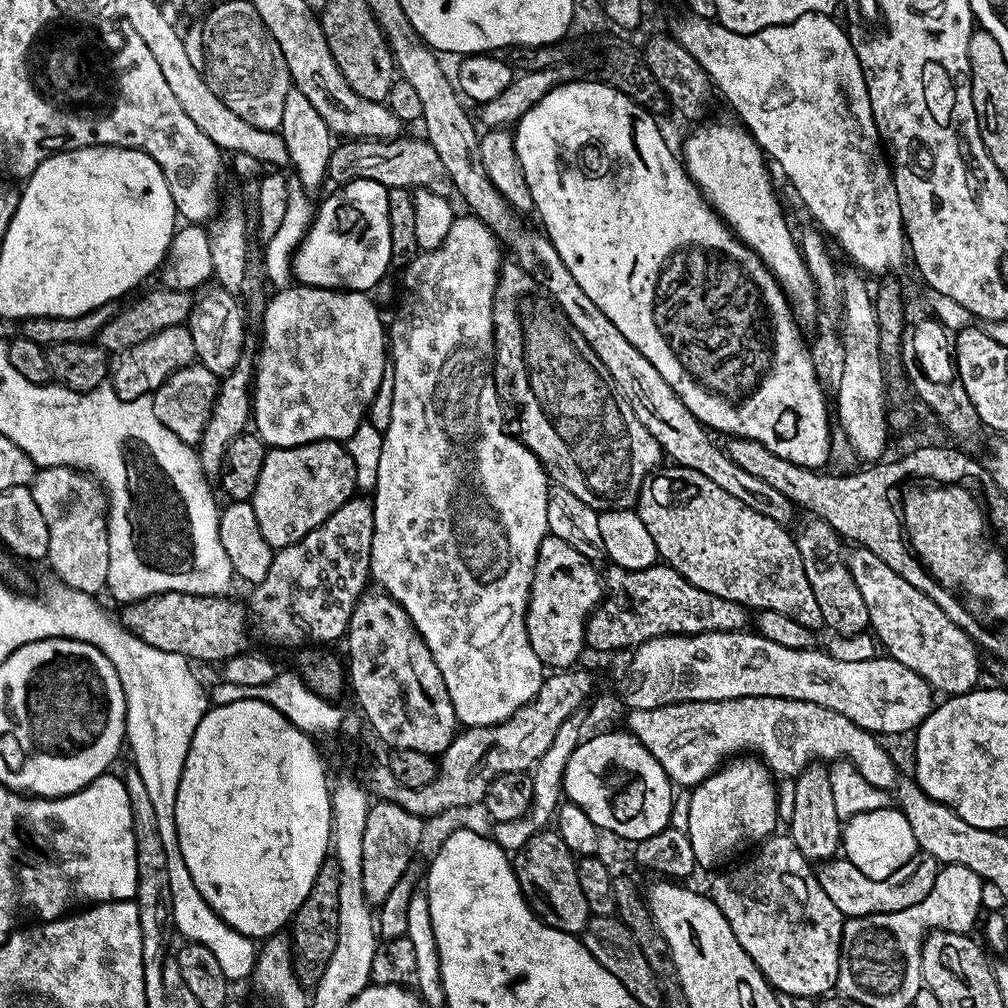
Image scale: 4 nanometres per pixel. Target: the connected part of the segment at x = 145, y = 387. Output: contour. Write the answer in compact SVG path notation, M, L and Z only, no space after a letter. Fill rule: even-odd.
M184 324L166 326L166 330L158 330L154 338L146 338L146 342L138 342L138 346L130 346L130 350L122 350L111 357L108 369L110 386L123 400L133 400L143 396L151 396L178 370L197 363L194 350L194 338L190 338L190 330Z

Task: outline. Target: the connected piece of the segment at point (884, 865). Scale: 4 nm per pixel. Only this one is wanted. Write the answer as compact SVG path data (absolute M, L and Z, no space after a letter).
M892 806L849 816L842 828L843 855L851 864L858 866L858 870L862 870L866 878L890 878L890 874L894 874L894 870L898 870L911 856L915 856L917 851L910 822L903 812Z

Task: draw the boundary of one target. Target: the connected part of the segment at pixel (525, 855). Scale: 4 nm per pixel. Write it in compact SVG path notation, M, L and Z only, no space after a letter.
M556 830L534 834L524 846L514 853L514 867L524 901L532 907L532 913L544 924L563 932L583 933L590 913L588 903L578 883L577 857L567 848L566 842Z

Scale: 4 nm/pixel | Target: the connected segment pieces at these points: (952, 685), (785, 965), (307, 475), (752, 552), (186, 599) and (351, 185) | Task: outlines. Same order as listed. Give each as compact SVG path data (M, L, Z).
M859 546L847 553L848 569L866 602L868 623L876 631L885 653L902 662L914 674L918 674L929 685L945 697L961 696L981 683L980 656L972 639L938 607L930 597L922 594L902 574L894 574L878 554Z
M780 835L769 836L755 849L757 852L749 860L742 861L737 868L729 867L724 870L729 872L716 874L721 876L713 878L710 895L718 910L722 910L726 922L730 922L730 930L734 930L734 938L738 938L742 950L746 950L746 954L777 993L785 997L820 998L831 993L836 986L840 969L840 943L846 918L838 906L830 902L830 894L822 890L813 865L801 854L798 846L794 846L791 835Z
M315 440L297 448L268 448L250 501L262 538L274 550L314 530L357 491L356 463L338 440Z
M668 467L672 468L657 471L645 483L638 501L642 522L646 530L650 530L650 538L654 538L657 557L698 586L698 590L718 594L718 598L733 600L749 610L778 610L778 614L786 614L786 618L794 618L794 622L802 622L802 626L823 629L822 606L818 606L818 598L814 598L814 590L806 578L806 566L802 566L802 554L798 554L793 533L788 533L785 525L766 518L766 514L758 514L758 510L752 510L746 502L738 502L734 494L726 494L722 486L710 482L710 478L698 474L698 470Z
M161 592L158 596L147 596L144 600L133 600L123 605L118 619L142 642L158 646L170 654L185 656L190 662L217 660L223 662L231 656L245 651L248 644L250 616L236 600L223 596L195 596L185 592Z
M352 180L332 191L336 192L330 193L324 201L319 201L315 209L308 232L292 257L291 275L305 287L351 292L373 291L372 288L387 274L392 264L388 189L373 180Z

